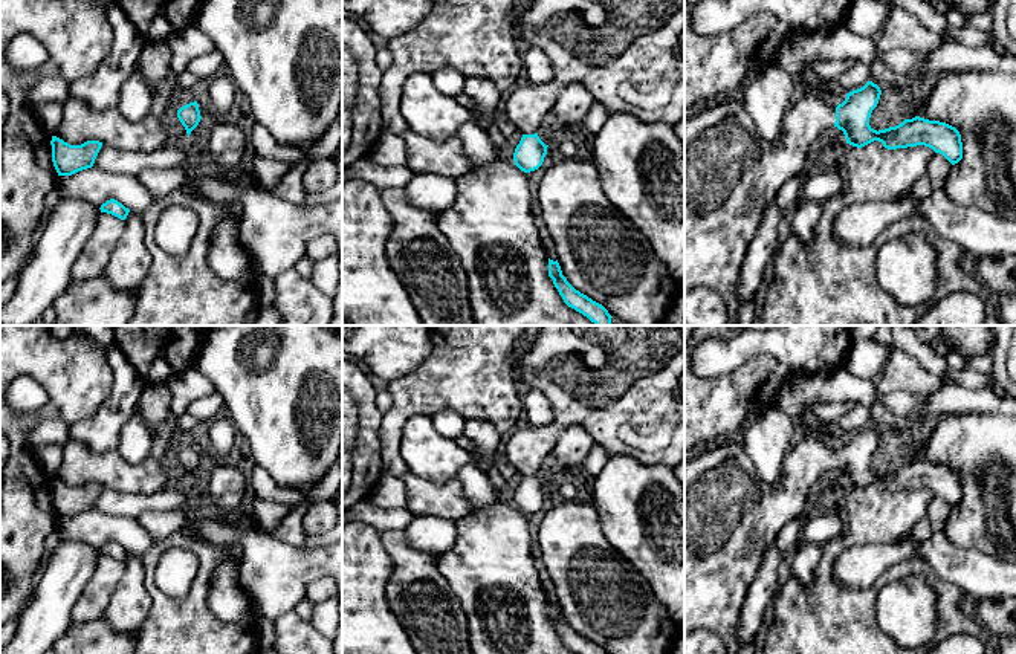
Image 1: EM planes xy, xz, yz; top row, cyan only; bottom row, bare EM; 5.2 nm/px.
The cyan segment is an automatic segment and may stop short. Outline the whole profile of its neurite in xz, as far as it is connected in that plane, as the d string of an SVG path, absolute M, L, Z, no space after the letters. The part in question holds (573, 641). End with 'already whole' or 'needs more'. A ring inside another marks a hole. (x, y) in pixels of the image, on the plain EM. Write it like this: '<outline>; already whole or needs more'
M548 601L548 619L562 639L564 645L576 654L608 654L602 646L576 633L562 617L561 608Z; already whole

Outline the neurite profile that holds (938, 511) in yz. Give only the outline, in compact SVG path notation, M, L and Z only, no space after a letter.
M933 495L926 513L933 533L944 532L950 512L952 506L943 497Z

